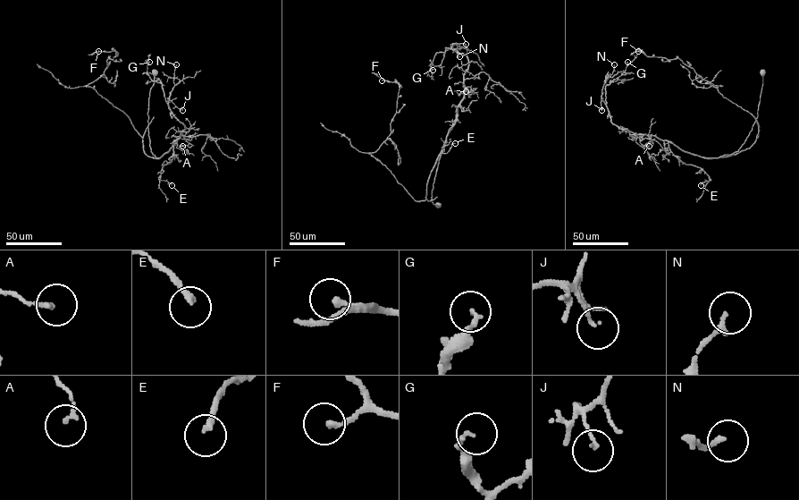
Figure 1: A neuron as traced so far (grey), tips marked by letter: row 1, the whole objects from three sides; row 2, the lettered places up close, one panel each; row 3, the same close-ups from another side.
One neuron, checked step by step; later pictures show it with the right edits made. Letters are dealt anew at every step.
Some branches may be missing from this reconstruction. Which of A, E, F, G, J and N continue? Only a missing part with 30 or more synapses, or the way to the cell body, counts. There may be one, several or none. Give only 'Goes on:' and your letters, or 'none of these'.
Goes on: none of these

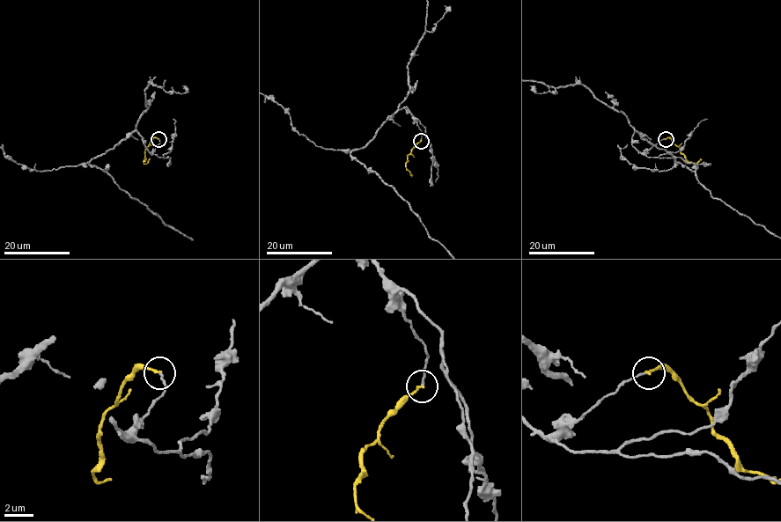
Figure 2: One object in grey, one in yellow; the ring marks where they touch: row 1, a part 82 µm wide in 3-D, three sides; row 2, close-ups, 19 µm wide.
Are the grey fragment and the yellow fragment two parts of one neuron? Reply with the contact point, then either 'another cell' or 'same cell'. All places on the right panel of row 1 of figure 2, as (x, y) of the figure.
place (666, 139); another cell

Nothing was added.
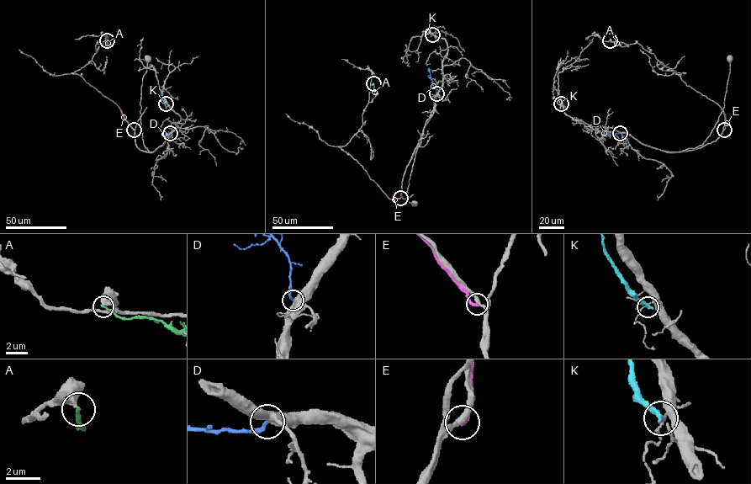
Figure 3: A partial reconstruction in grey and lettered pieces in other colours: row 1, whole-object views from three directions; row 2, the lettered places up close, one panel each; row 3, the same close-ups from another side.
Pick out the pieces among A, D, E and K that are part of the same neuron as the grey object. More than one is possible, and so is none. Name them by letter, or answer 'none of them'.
none of them

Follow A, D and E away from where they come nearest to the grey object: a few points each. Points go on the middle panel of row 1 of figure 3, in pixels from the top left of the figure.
A: (373, 83), (375, 96)
D: (436, 93), (429, 67)
E: (400, 198), (393, 199), (387, 196)

